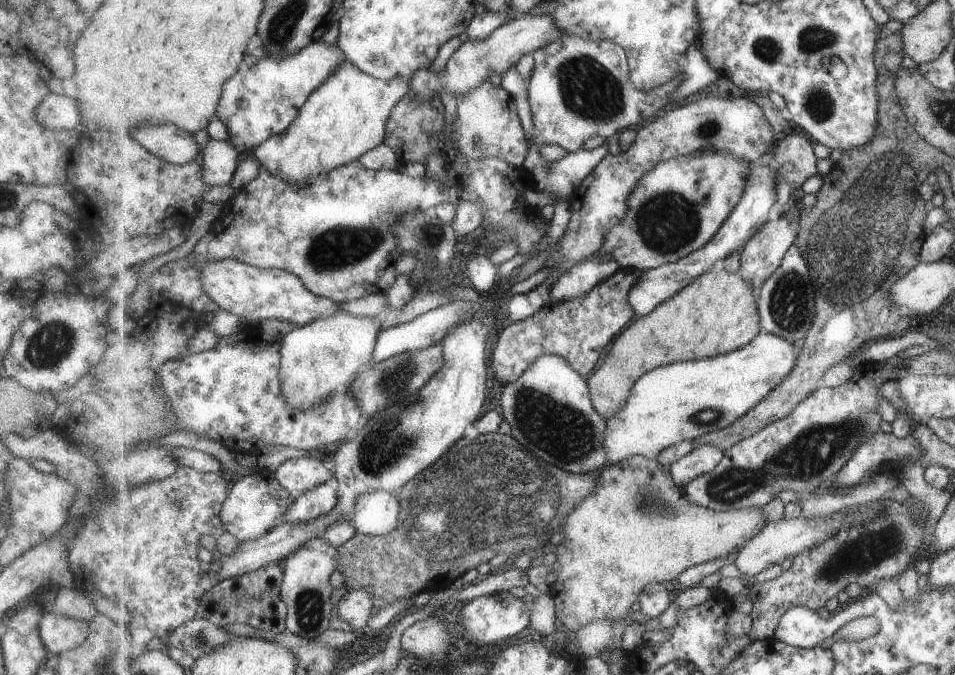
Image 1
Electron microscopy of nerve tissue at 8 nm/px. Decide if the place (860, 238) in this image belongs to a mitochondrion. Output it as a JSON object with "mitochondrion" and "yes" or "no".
{"mitochondrion":"yes"}

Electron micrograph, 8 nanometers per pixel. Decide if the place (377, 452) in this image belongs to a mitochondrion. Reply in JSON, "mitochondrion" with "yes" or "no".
{"mitochondrion":"yes"}

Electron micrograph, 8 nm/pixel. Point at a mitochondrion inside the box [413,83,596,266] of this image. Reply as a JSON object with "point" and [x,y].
{"point":[431,233]}

